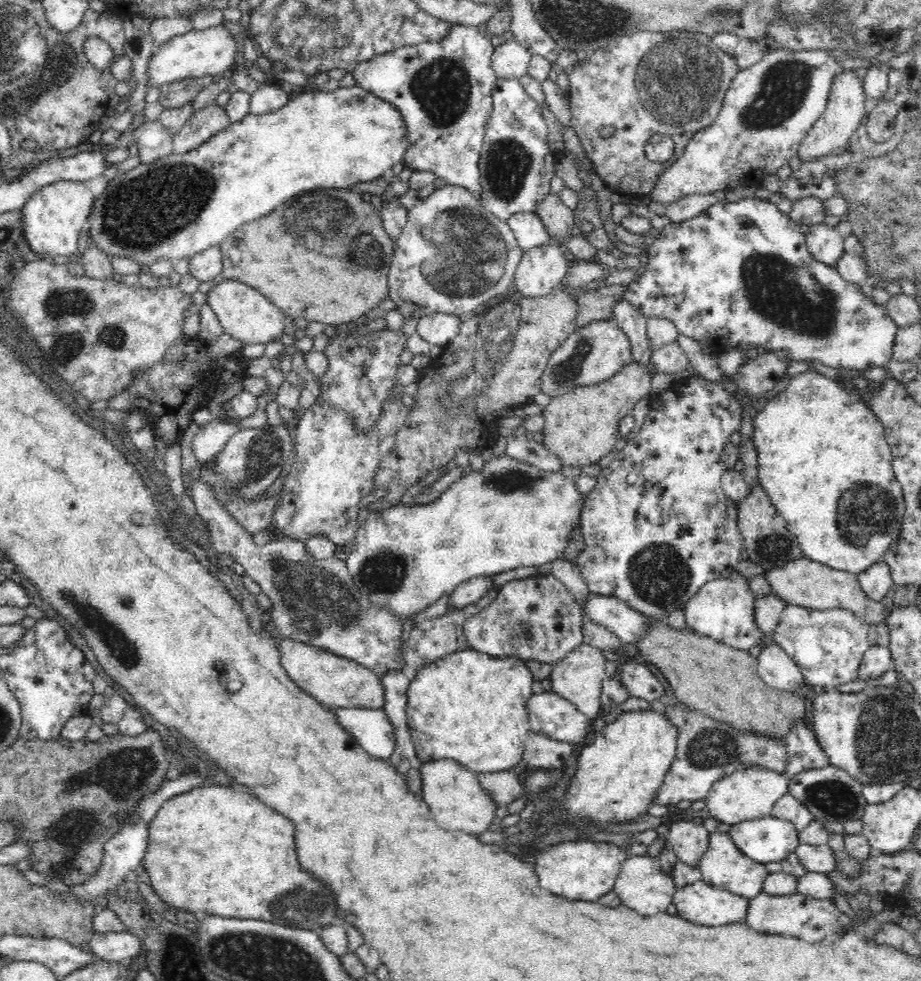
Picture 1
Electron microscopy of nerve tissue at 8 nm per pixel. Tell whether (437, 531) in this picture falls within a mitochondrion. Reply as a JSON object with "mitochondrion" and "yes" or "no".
{"mitochondrion":"no"}

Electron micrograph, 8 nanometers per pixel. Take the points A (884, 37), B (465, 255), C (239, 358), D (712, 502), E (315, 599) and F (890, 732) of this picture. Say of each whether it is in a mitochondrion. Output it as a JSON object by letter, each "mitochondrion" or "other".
{"A":"other","B":"mitochondrion","C":"other","D":"other","E":"mitochondrion","F":"mitochondrion"}

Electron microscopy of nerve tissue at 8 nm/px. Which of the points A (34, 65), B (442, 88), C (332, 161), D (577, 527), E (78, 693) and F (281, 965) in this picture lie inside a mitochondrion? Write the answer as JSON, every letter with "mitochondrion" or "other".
{"A":"mitochondrion","B":"mitochondrion","C":"other","D":"other","E":"other","F":"mitochondrion"}

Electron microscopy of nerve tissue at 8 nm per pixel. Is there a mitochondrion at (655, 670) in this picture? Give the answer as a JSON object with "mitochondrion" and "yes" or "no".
{"mitochondrion":"no"}

